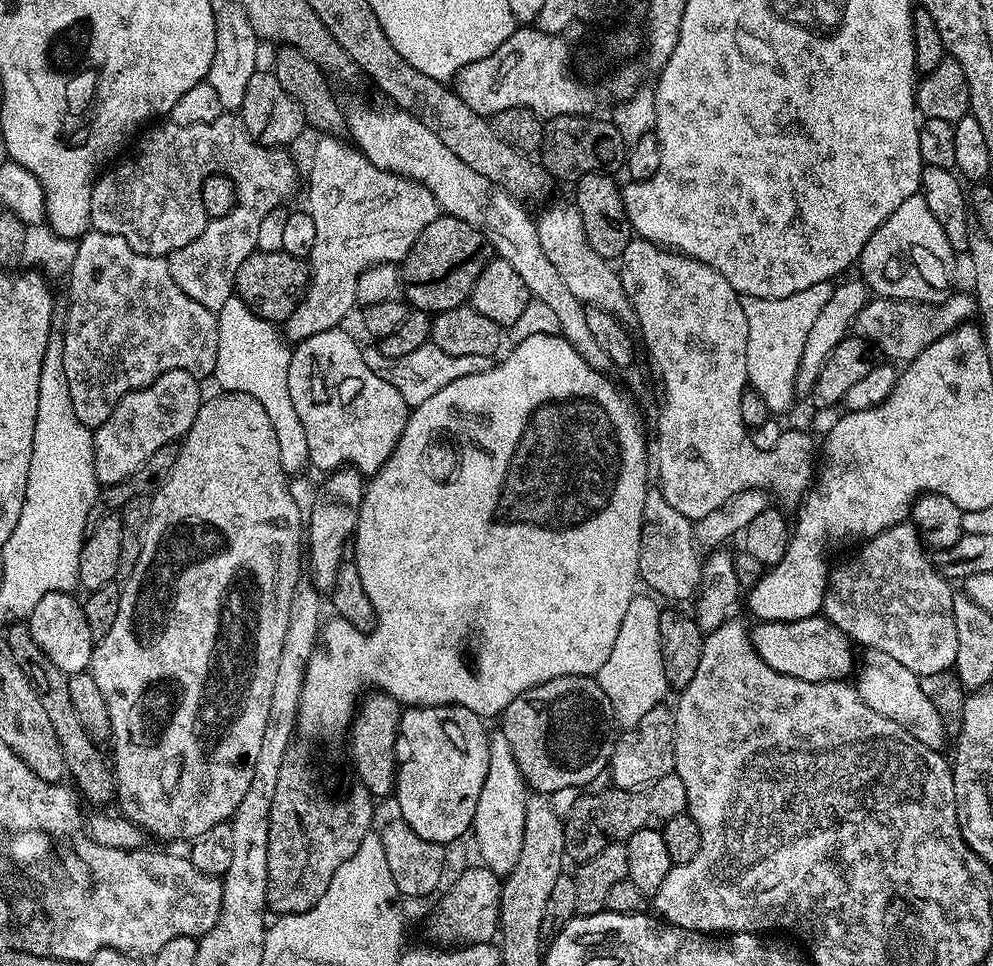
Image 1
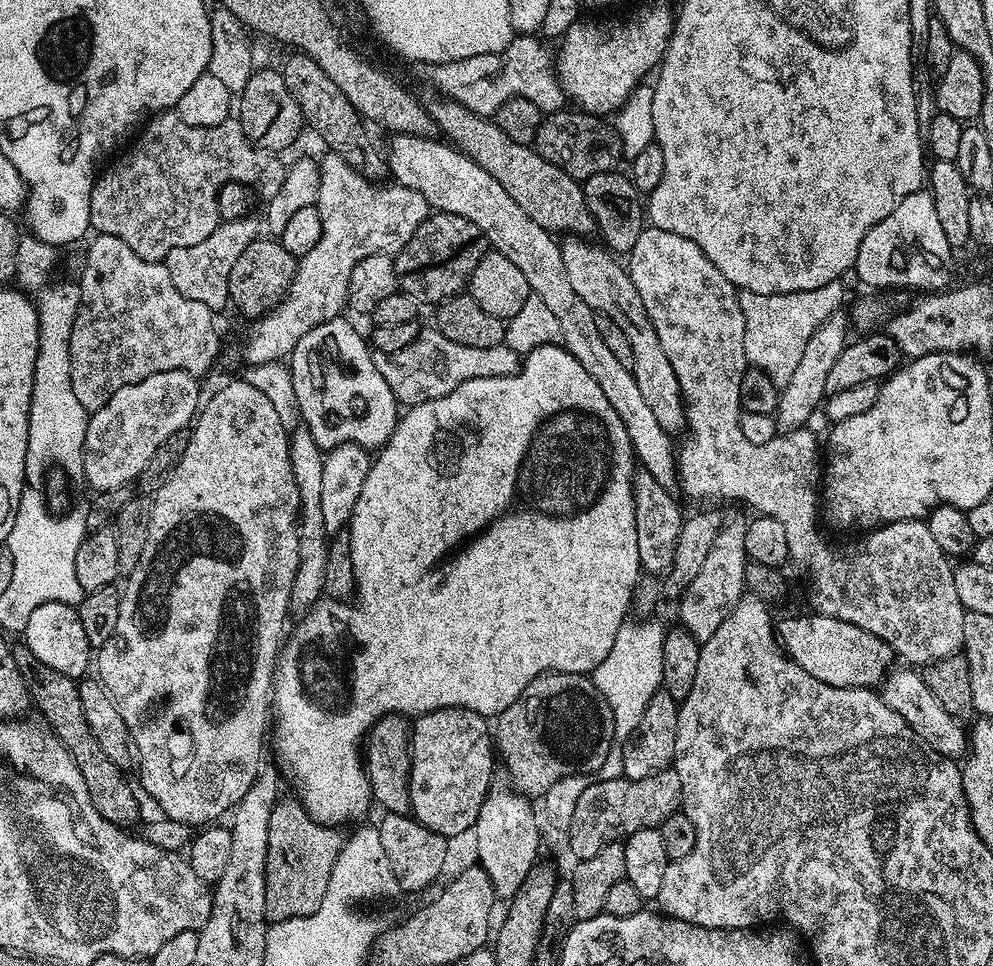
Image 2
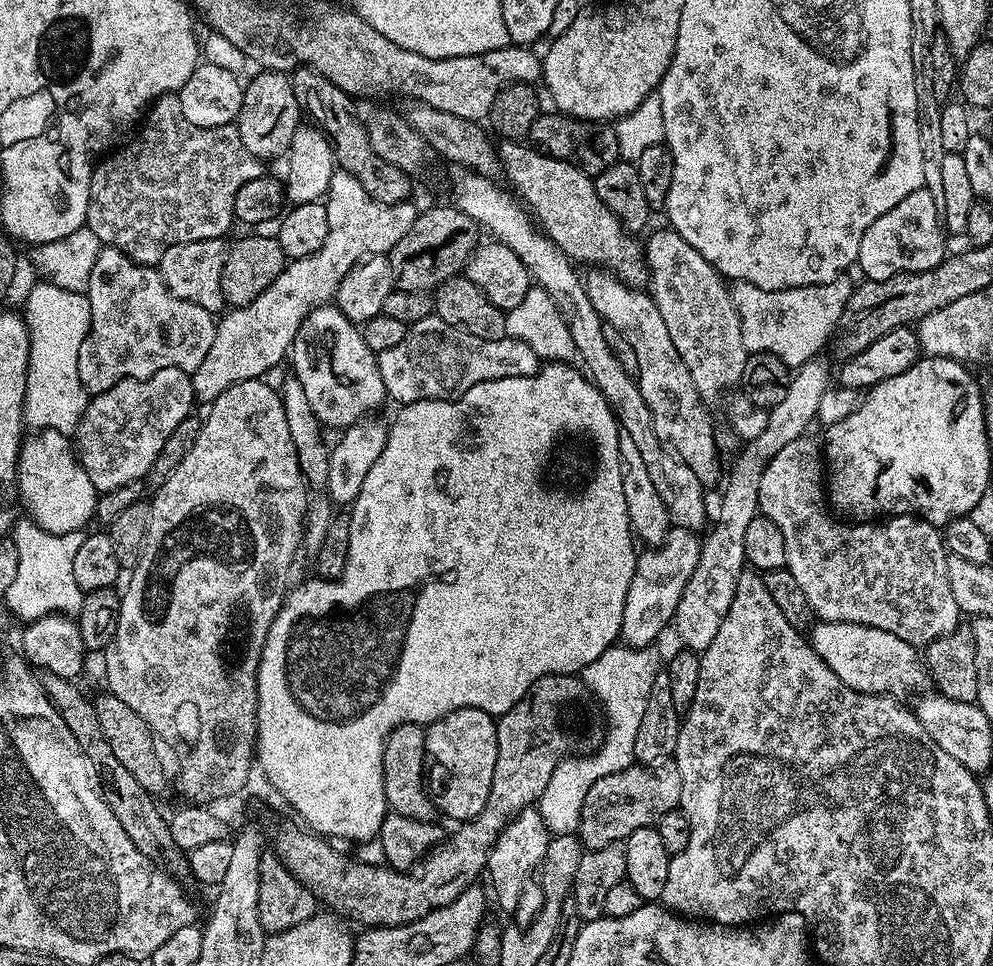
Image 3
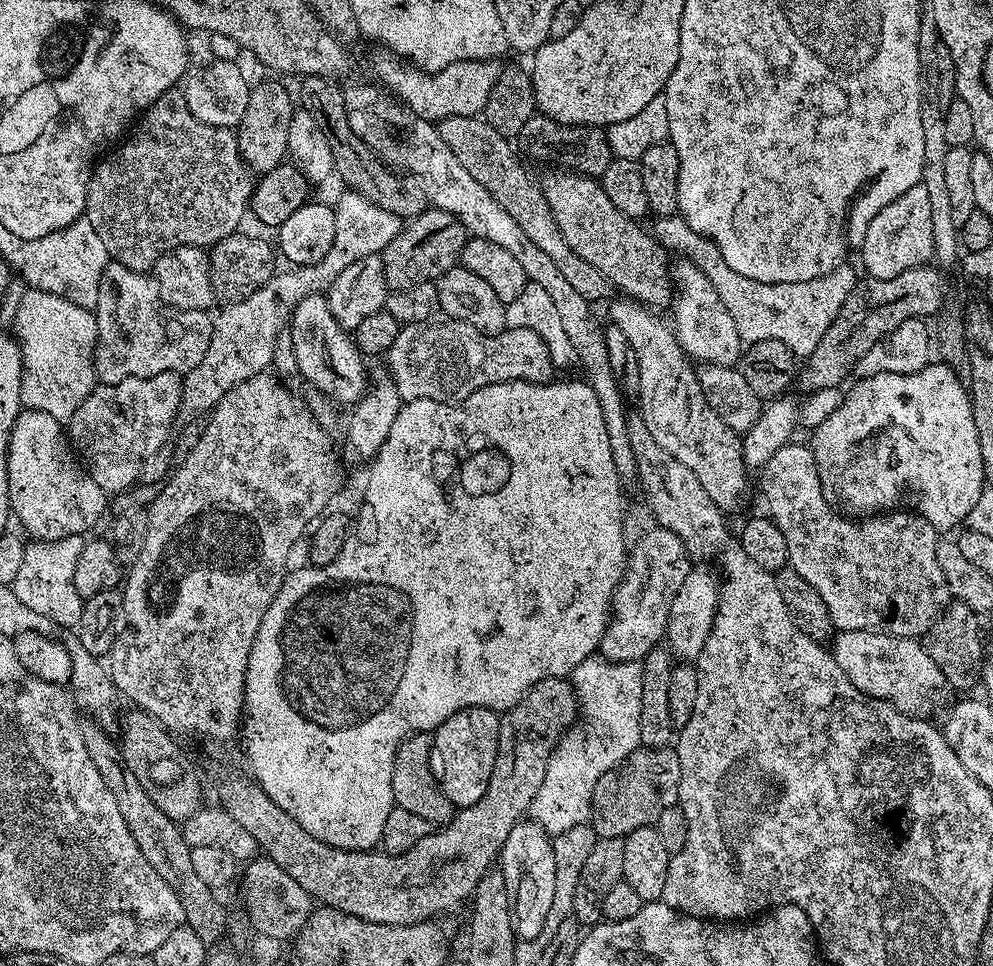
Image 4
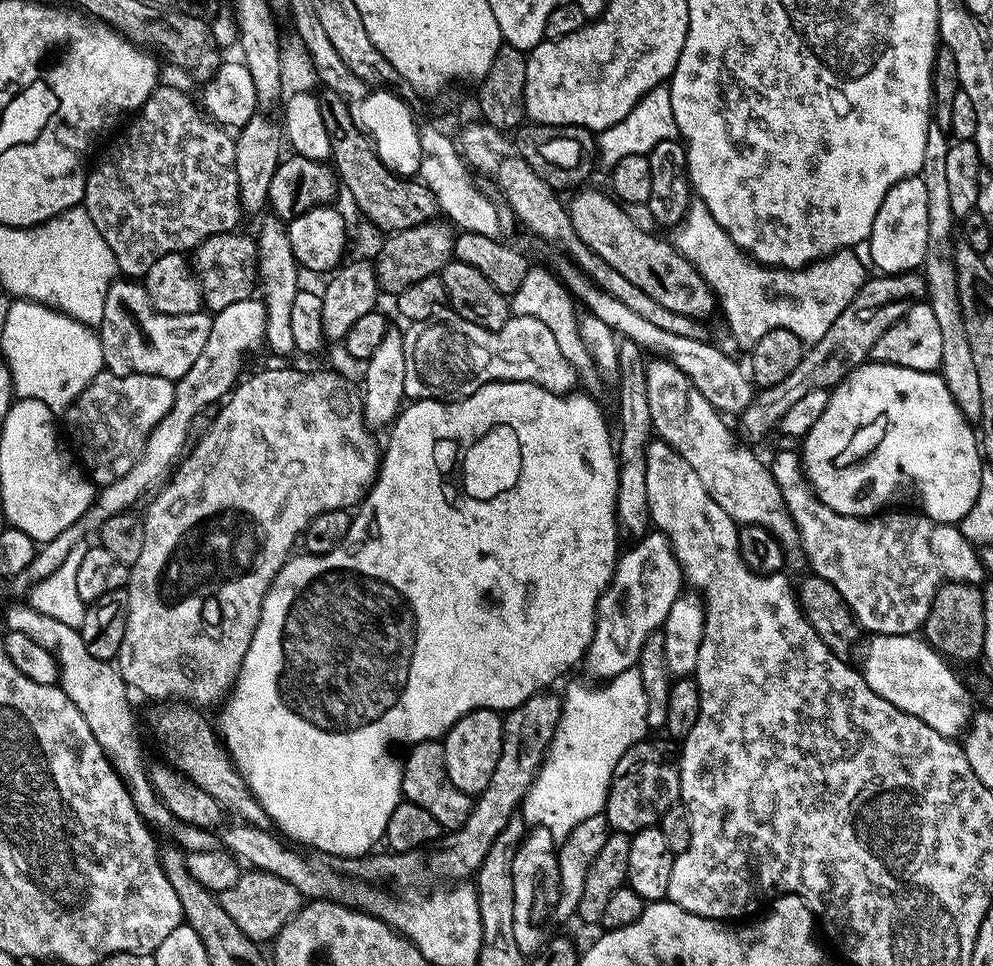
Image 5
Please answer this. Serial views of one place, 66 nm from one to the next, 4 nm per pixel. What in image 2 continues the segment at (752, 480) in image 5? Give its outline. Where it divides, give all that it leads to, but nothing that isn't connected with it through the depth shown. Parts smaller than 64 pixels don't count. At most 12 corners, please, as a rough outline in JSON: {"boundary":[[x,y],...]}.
{"boundary":[[583,237],[561,254],[577,296],[633,348],[632,376],[670,434],[678,374],[615,255]]}

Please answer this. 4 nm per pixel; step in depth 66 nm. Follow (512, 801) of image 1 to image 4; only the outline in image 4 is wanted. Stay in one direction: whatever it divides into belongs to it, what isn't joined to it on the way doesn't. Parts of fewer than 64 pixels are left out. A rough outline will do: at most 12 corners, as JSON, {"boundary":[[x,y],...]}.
{"boundary":[[537,820],[506,834],[498,857],[520,940],[554,899],[554,850]]}

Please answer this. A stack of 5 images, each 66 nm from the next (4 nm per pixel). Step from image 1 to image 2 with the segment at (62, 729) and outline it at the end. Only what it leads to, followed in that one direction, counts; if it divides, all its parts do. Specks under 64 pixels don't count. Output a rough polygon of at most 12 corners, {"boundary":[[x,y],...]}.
{"boundary":[[22,642],[16,669],[102,818],[140,816],[137,789],[90,730],[79,683]]}

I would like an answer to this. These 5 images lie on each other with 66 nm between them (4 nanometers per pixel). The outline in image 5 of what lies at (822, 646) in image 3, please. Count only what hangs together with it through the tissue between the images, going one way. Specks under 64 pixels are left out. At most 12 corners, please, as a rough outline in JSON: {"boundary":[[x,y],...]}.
{"boundary":[[919,635],[864,648],[866,686],[956,738],[972,696]]}

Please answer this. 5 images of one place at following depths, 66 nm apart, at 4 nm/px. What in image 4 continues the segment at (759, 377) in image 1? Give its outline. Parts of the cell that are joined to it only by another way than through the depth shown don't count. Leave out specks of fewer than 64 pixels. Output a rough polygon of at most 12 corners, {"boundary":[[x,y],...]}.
{"boundary":[[683,222],[650,228],[713,283],[744,346],[816,349],[858,279],[756,282]]}

